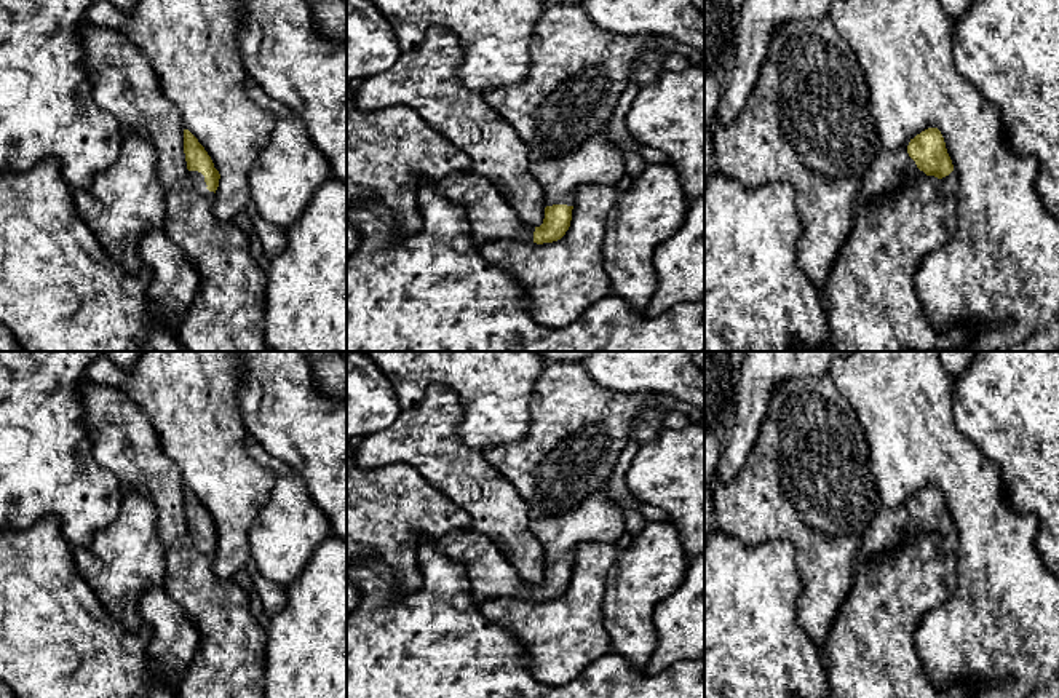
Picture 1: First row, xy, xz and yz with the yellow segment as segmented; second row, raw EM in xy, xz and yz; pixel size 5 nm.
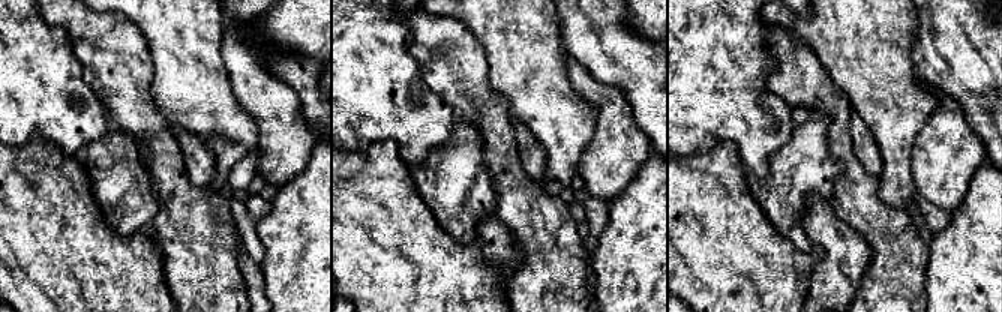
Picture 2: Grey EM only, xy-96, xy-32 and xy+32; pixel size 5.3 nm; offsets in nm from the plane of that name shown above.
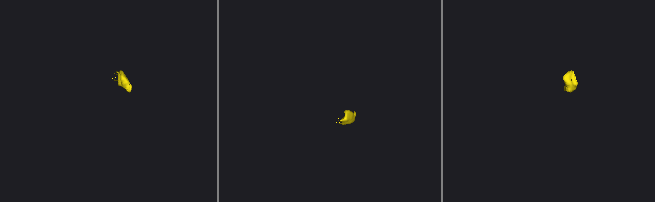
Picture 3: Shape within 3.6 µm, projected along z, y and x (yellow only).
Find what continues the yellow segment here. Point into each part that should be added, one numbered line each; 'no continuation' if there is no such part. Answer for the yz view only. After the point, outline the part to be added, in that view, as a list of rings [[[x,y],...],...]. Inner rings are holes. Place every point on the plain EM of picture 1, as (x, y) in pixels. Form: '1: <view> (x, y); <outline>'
1: yz (892, 526); [[[907,505],[880,506],[856,553],[855,564],[866,564],[880,554],[891,553],[896,545],[925,533],[909,514]]]
2: yz (947, 543); [[[952,529],[949,533],[939,537],[939,551],[954,554],[957,549],[957,532]]]

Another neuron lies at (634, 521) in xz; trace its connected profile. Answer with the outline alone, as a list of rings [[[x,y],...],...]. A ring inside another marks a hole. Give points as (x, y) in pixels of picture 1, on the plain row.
[[[617,502],[617,505],[623,514],[625,530],[633,537],[641,533],[647,524],[647,519],[642,516],[642,513],[633,506],[625,505],[625,503]]]

